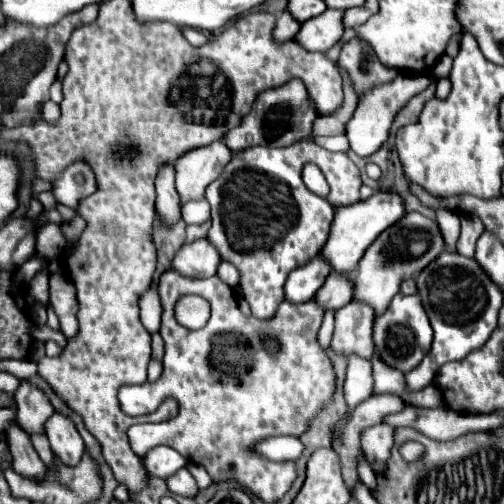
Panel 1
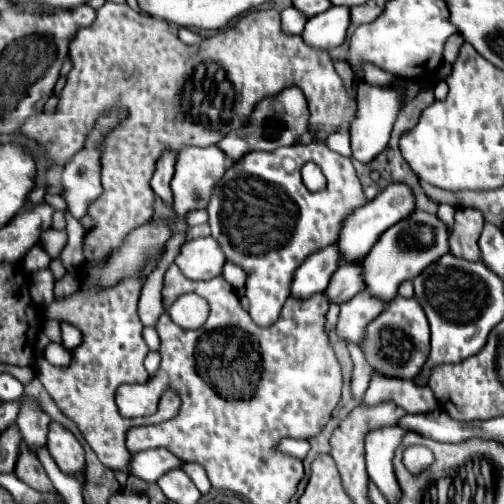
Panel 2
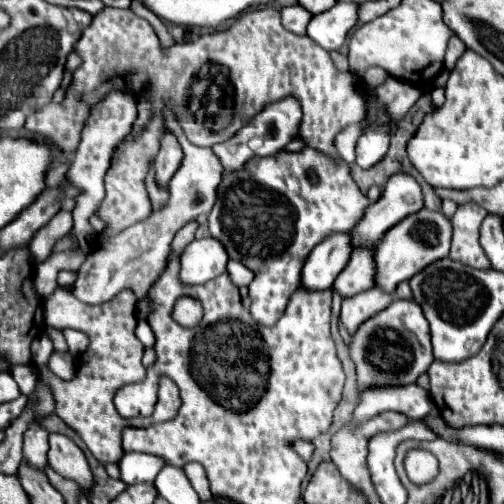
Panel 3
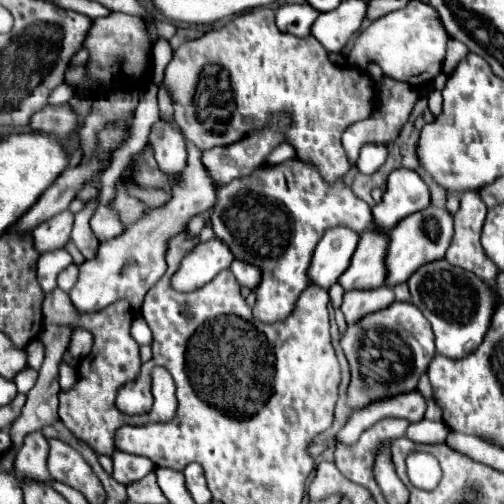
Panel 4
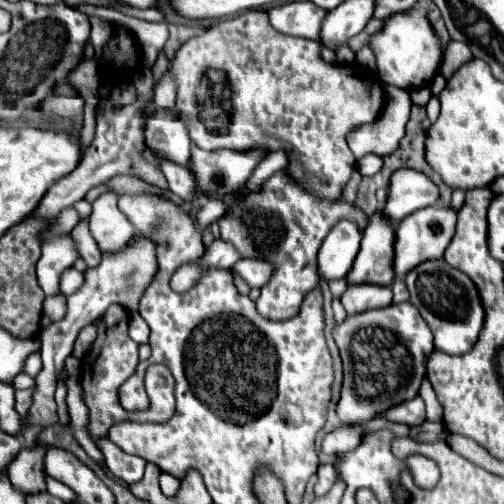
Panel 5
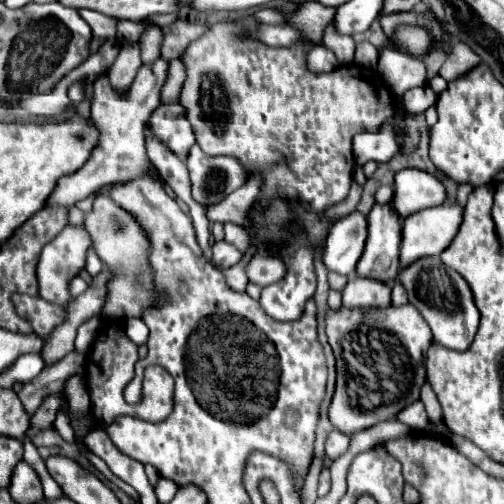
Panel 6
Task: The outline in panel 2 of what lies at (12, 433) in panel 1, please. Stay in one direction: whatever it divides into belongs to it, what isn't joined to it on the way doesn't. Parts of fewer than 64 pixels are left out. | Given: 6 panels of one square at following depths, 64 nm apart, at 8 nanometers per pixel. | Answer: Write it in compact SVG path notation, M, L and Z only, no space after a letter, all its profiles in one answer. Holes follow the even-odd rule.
M24 442L20 446L20 460L16 462L14 474L34 490L40 490L40 492L52 492L54 490L54 486L52 486L50 478L46 476L38 456L32 456L32 452L28 452L28 448L24 448Z

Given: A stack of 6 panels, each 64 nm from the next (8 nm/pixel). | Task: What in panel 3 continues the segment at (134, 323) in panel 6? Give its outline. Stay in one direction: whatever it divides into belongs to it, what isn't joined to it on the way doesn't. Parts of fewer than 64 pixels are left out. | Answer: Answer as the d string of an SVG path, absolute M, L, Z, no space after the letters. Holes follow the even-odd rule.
M140 320L140 322L138 322L136 336L140 338L140 342L142 342L146 348L154 348L154 344L156 344L156 336L154 336L152 328L148 328L148 322L146 322L146 320Z

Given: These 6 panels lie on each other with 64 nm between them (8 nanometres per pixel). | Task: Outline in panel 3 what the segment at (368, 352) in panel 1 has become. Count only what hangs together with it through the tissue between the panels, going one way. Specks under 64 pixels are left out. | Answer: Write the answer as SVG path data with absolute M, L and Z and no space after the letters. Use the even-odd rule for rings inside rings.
M370 288L368 292L360 292L352 298L344 298L342 300L340 322L344 324L348 334L352 334L352 332L356 332L356 328L360 328L360 324L364 320L376 316L390 302L392 302L392 296L378 290L378 288Z

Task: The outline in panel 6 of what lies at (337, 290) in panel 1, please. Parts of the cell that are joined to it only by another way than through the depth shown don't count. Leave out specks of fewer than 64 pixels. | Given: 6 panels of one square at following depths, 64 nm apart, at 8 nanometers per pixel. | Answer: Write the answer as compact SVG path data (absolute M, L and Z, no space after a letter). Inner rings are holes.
M376 204L368 214L368 238L356 264L356 276L368 276L390 284L398 276L400 256L400 218L386 204Z

